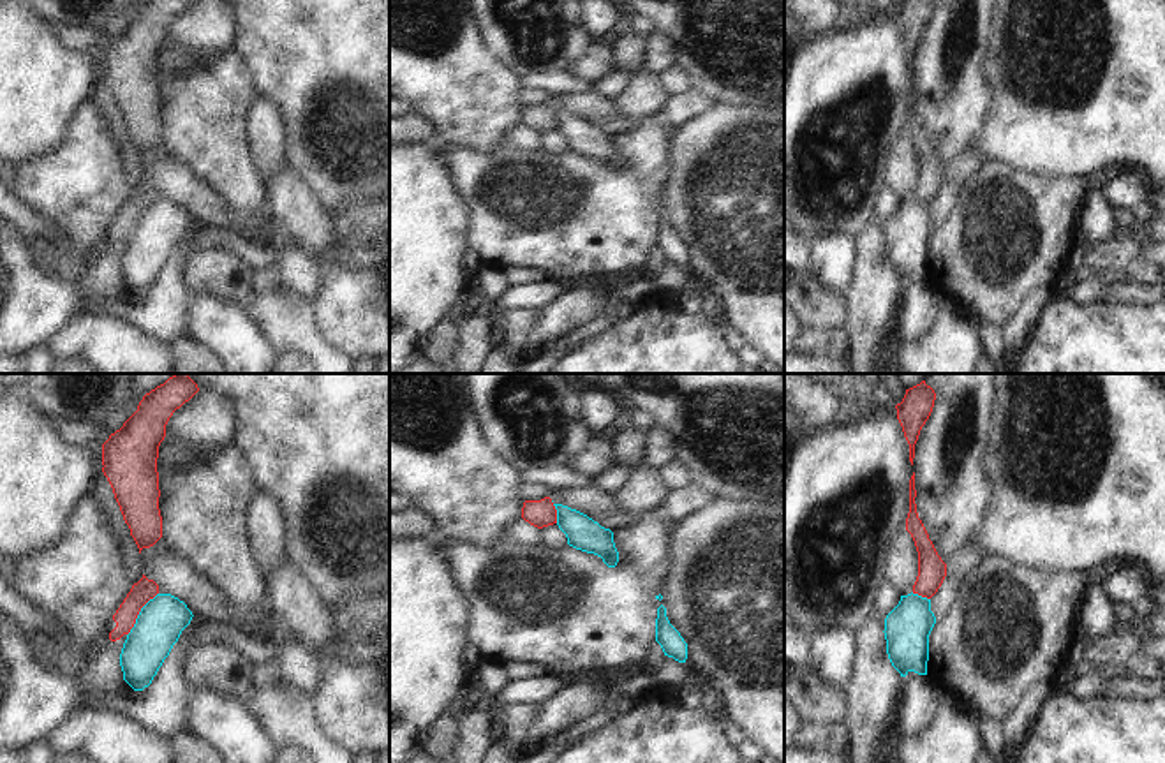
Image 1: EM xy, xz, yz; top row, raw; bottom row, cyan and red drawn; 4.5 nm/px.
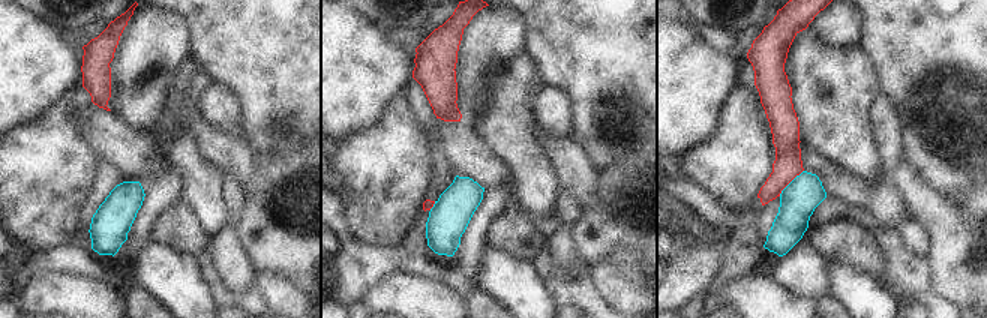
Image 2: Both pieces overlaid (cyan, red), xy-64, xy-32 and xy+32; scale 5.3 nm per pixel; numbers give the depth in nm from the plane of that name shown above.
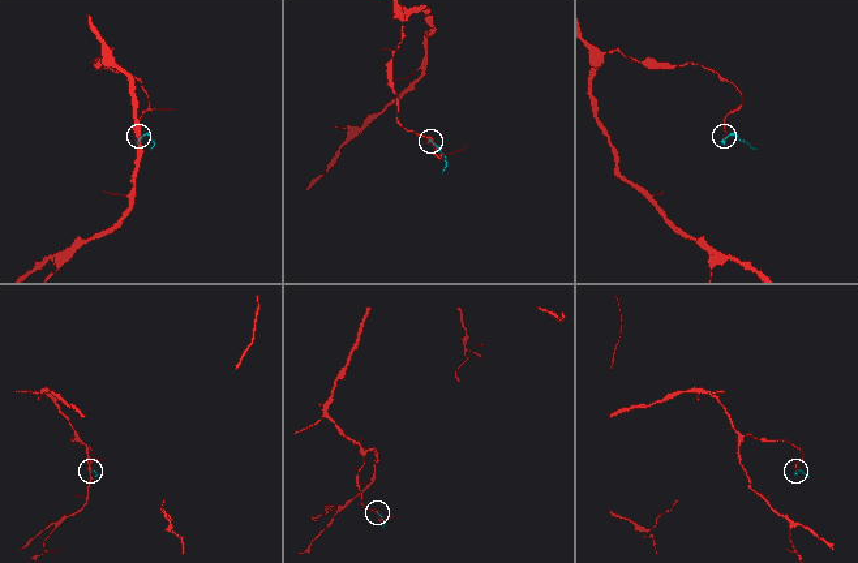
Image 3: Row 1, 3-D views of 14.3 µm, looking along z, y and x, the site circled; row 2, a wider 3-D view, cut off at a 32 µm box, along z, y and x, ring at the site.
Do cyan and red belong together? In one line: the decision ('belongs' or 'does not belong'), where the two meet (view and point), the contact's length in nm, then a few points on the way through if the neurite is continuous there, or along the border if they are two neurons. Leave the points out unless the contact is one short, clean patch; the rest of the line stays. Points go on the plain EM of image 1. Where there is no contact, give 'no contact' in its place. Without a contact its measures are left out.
does not belong; meets cyan in xy at (140, 219); contact 240 nm long; border along xy (157, 198), (141, 214), (127, 240)

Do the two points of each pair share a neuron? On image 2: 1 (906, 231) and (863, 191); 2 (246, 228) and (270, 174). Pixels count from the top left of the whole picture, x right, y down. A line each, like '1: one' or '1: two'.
1: two
2: one

